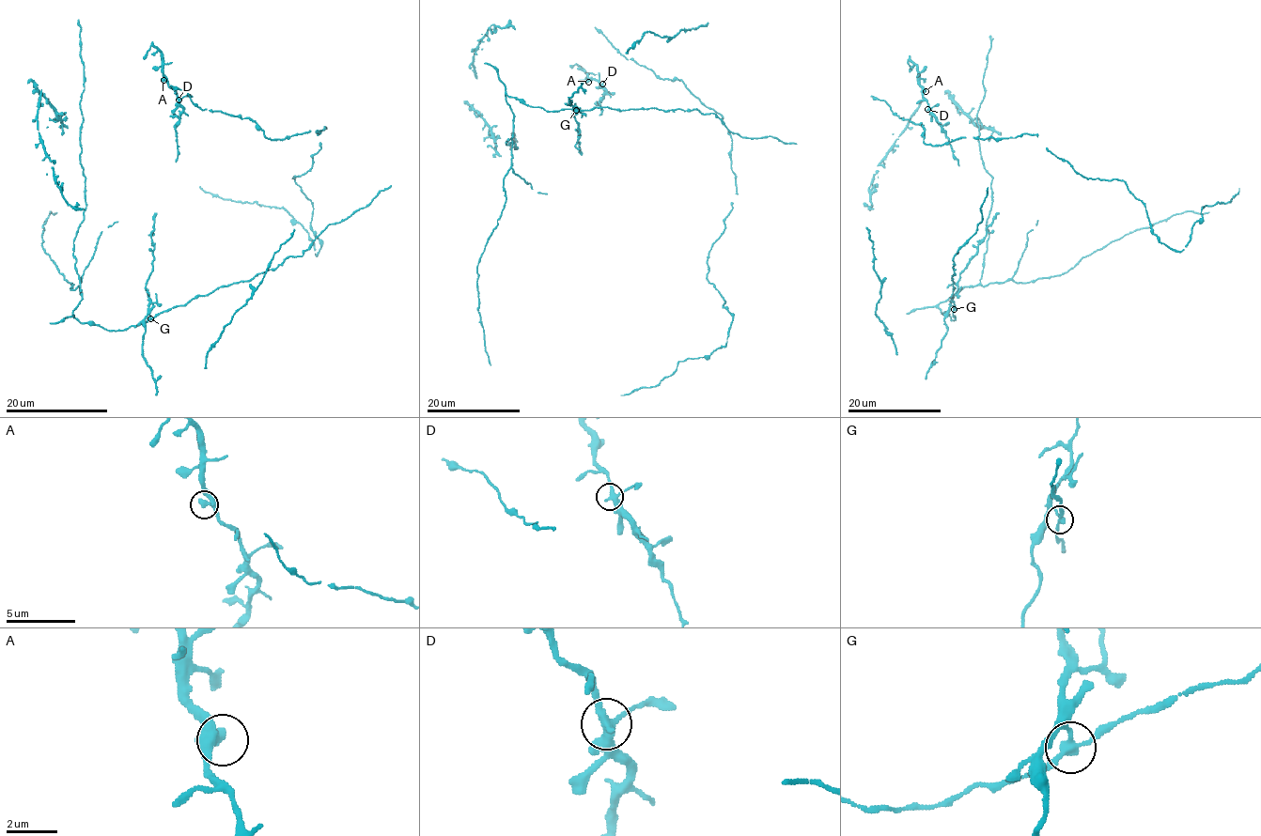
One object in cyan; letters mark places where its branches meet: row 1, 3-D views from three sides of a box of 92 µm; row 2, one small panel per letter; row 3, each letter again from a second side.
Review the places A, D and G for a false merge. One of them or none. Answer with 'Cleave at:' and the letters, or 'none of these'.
Cleave at: G

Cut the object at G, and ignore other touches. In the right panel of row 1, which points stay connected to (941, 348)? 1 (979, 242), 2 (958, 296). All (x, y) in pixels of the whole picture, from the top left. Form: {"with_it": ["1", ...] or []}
{"with_it": ["1", "2"]}

